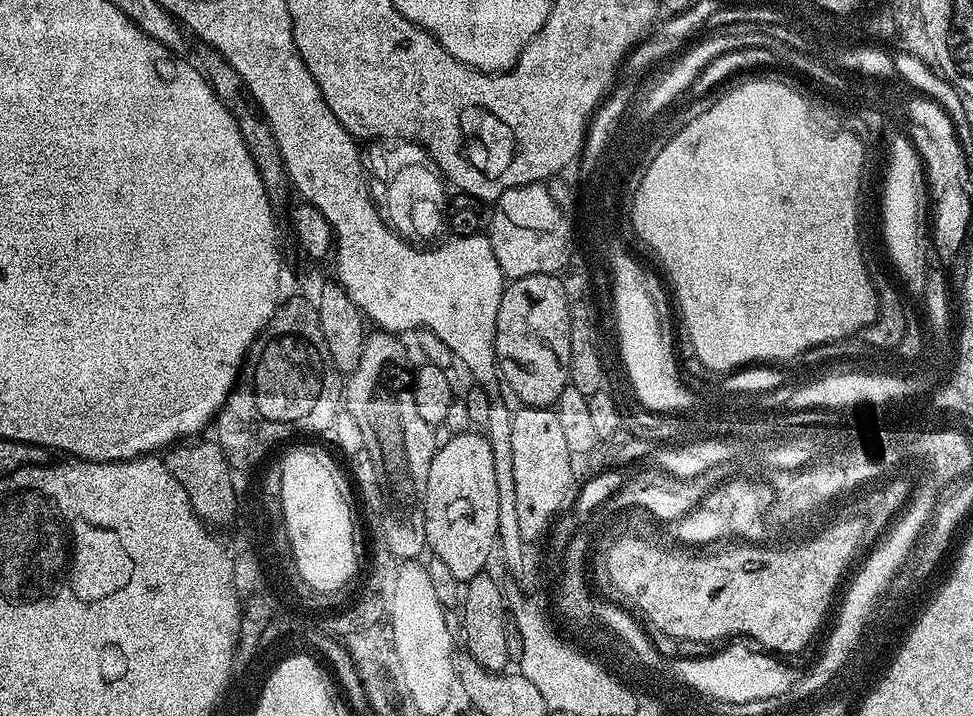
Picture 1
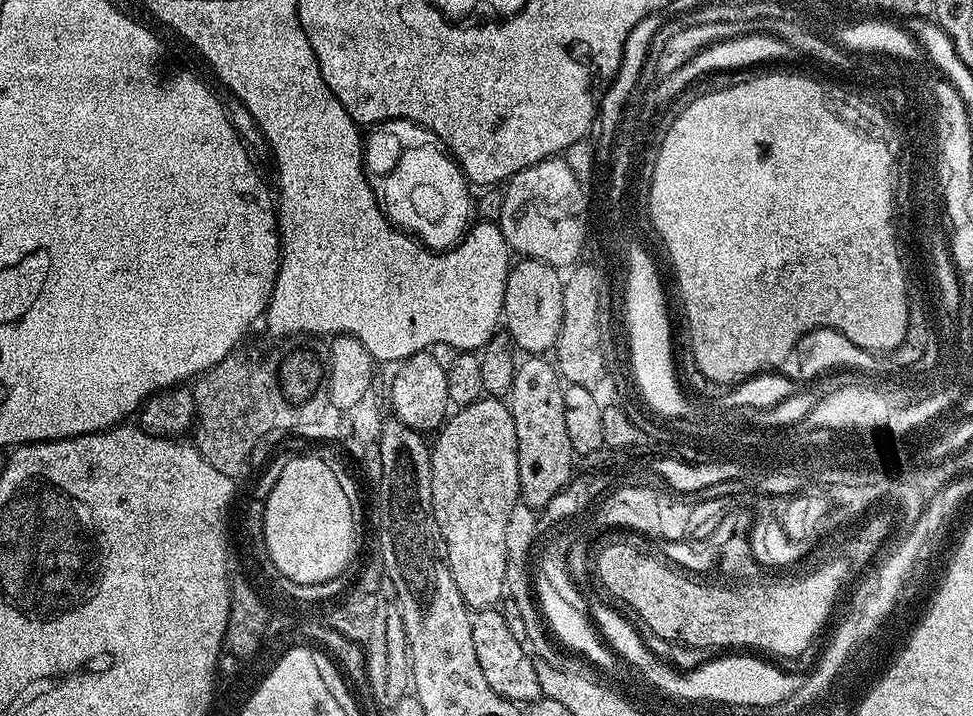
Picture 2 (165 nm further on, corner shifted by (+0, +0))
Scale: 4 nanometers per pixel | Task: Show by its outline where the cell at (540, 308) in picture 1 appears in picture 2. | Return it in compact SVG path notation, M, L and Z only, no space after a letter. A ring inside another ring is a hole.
M520 258L509 267L502 324L508 335L511 336L513 345L521 353L524 351L524 354L544 354L547 353L547 348L548 351L555 349L558 330L562 326L562 290L563 282L560 280L558 272L549 264Z

